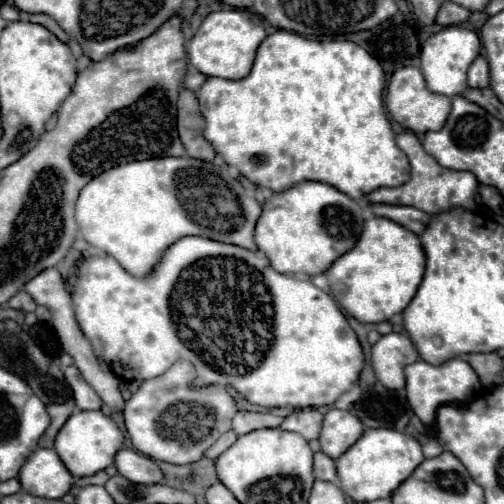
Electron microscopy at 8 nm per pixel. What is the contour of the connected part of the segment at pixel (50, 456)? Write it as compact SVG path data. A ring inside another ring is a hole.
M38 448L20 470L22 488L40 498L62 498L72 488L72 474L54 450Z

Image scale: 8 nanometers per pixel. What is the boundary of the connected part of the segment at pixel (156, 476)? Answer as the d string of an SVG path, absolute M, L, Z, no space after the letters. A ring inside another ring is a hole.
M122 448L116 454L116 468L124 478L132 480L134 484L162 484L164 482L164 474L160 466L136 450Z

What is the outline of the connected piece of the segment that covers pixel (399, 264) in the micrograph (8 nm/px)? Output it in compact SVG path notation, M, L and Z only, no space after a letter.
M388 218L366 220L358 244L326 270L336 302L362 324L378 324L404 312L408 300L416 294L422 276L424 248L420 238Z

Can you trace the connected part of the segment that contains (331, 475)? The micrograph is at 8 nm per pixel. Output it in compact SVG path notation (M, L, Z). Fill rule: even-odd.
M324 452L314 454L314 476L318 480L330 480L336 482L336 462L330 456L324 456Z

